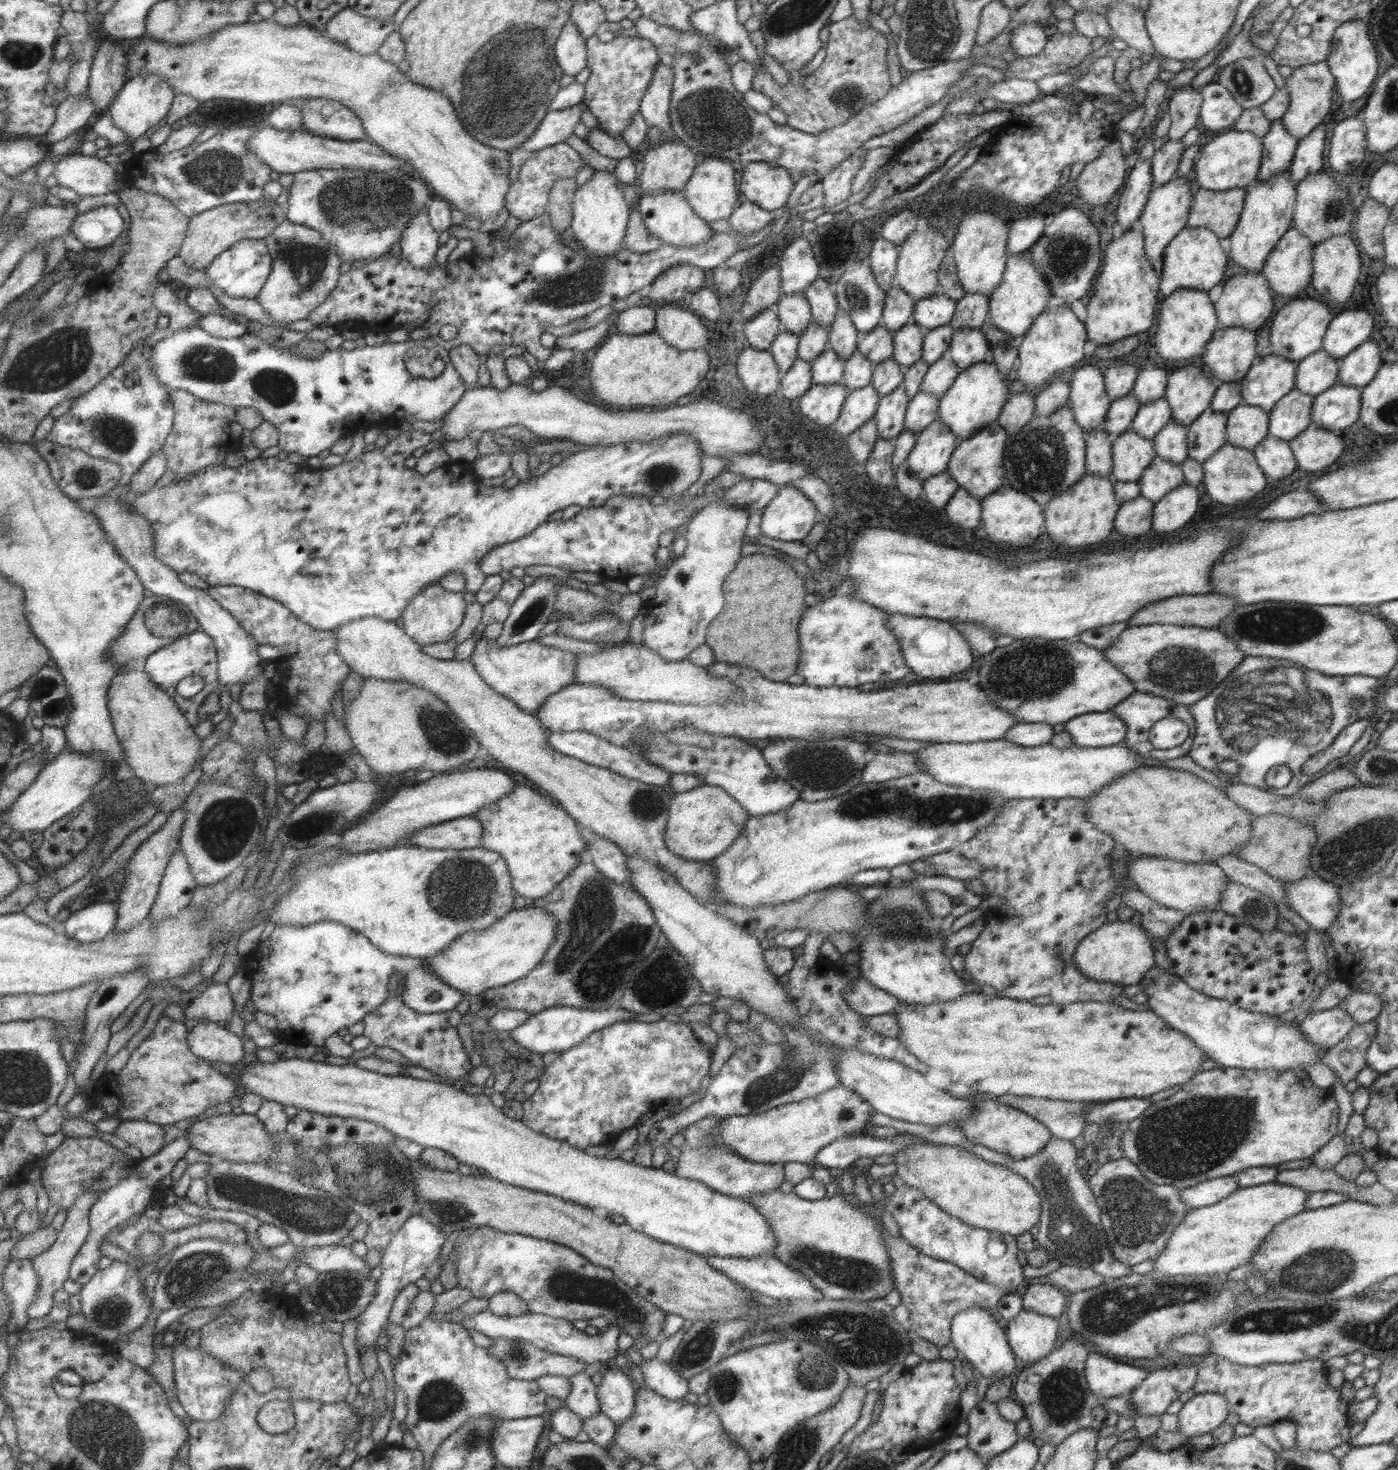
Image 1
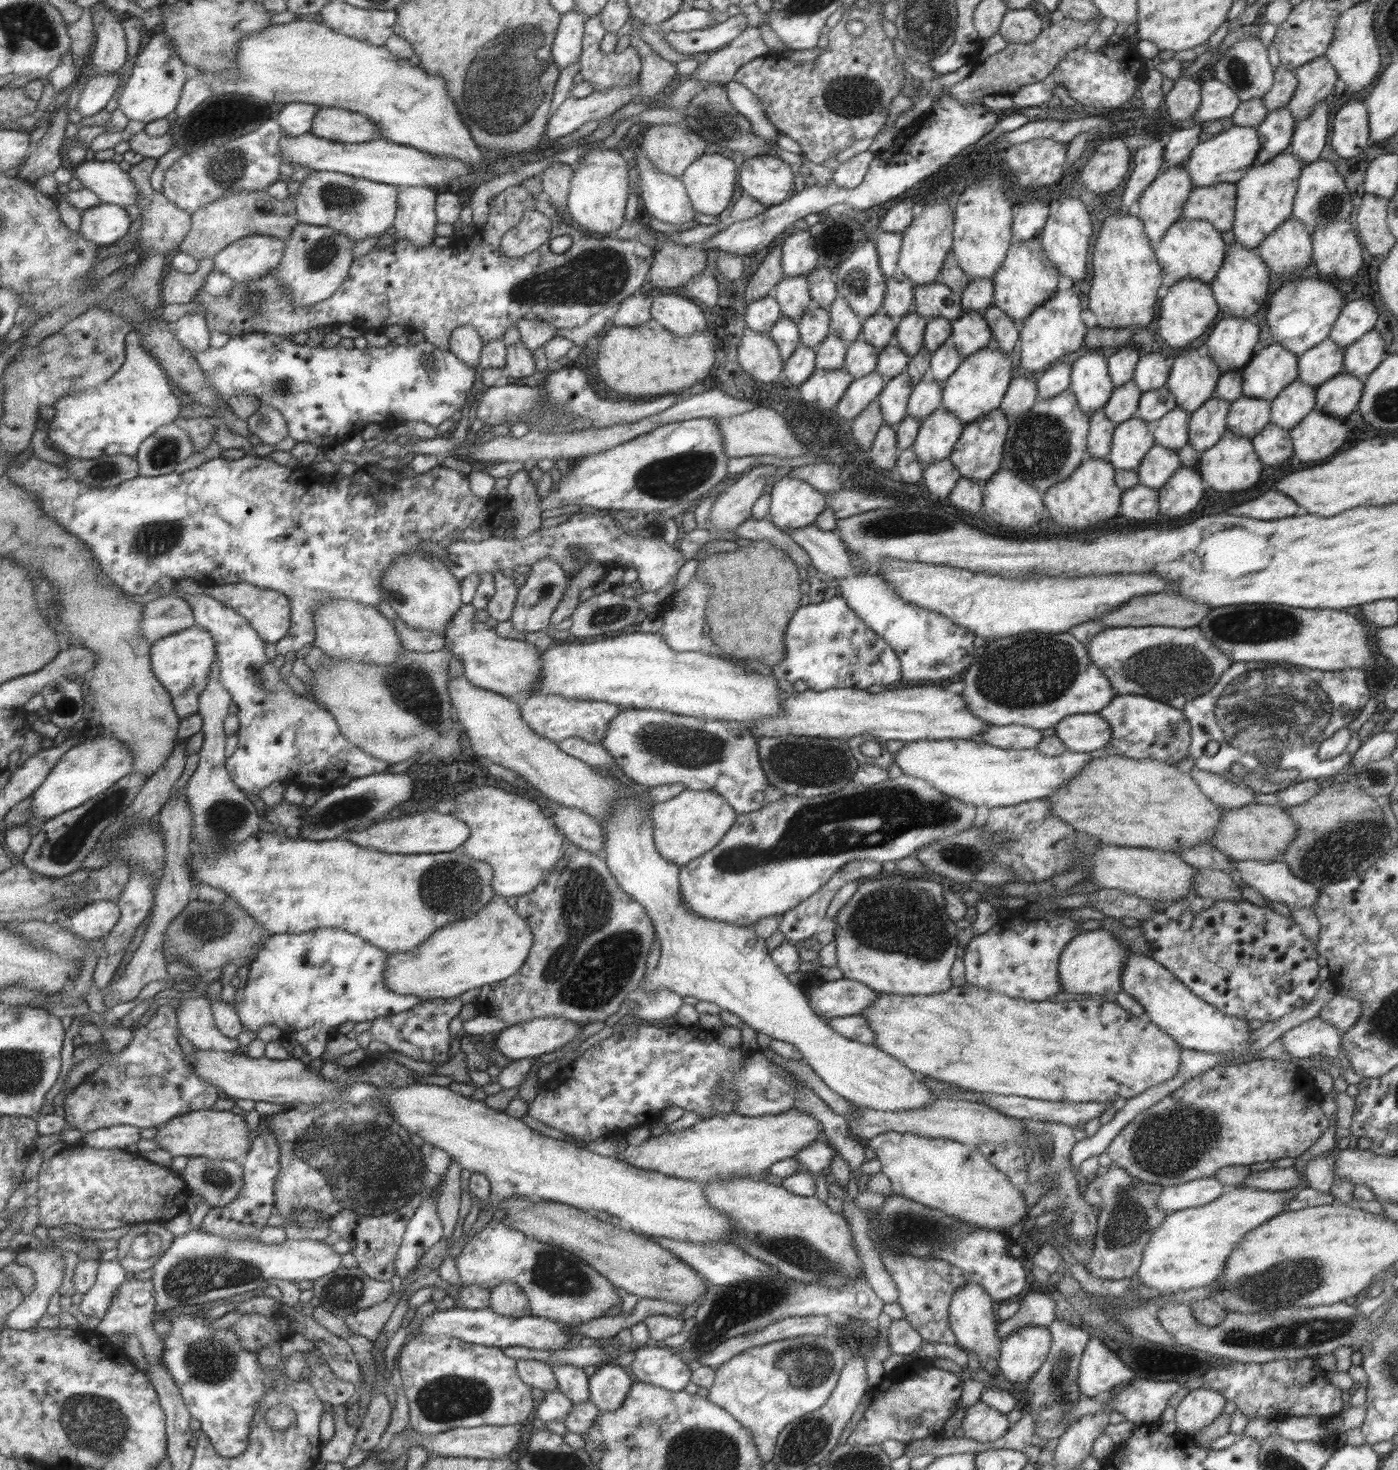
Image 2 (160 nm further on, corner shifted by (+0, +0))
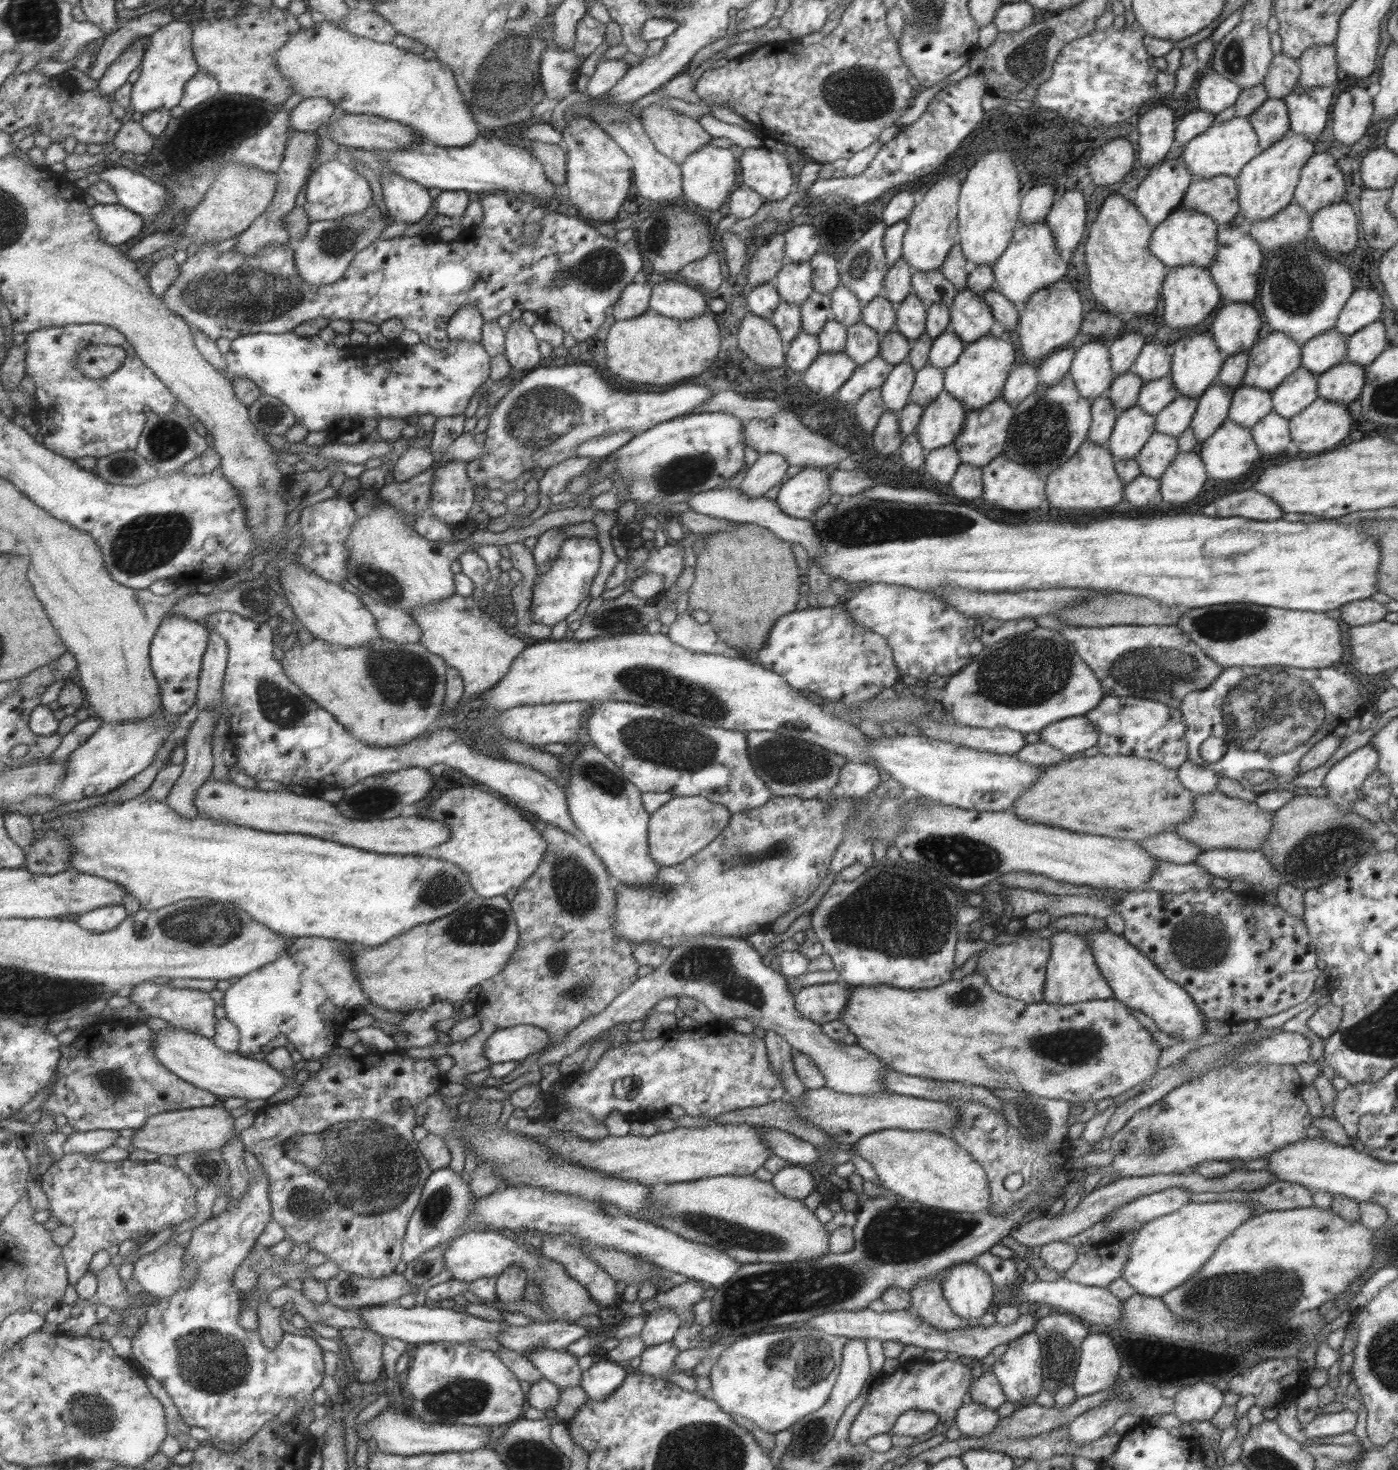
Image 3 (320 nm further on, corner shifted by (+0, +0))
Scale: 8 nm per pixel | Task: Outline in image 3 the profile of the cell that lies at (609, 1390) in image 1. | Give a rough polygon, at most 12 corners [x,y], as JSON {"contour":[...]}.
{"contour":[[607,1360],[580,1376],[589,1399],[603,1400],[616,1391],[625,1370]]}

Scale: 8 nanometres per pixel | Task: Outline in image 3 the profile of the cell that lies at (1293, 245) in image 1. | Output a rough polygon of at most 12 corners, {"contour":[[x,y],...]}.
{"contour":[[1291,202],[1247,233],[1271,252],[1303,243],[1310,214]]}

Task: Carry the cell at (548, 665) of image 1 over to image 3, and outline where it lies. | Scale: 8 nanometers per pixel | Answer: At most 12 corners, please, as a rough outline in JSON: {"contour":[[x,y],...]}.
{"contour":[[472,596],[416,606],[418,643],[464,682],[463,704],[508,671],[525,639]]}

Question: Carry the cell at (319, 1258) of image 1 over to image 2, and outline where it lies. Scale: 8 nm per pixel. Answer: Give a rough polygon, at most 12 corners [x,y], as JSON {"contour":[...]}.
{"contour":[[177,1235],[153,1266],[156,1318],[266,1279],[341,1267],[315,1240]]}

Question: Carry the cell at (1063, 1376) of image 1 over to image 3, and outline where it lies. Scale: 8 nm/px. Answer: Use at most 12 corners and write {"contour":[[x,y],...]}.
{"contour":[[1065,1313],[1039,1315],[1042,1387],[1072,1383],[1088,1330]]}

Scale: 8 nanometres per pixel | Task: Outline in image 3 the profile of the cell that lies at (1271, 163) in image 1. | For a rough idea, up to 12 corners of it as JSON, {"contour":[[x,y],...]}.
{"contour":[[1267,97],[1246,119],[1262,149],[1290,130],[1286,104]]}

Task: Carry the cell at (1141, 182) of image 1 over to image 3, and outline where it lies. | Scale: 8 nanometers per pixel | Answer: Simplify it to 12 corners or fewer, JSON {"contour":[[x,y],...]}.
{"contour":[[1161,105],[1138,118],[1143,168],[1157,166],[1174,141],[1173,110]]}

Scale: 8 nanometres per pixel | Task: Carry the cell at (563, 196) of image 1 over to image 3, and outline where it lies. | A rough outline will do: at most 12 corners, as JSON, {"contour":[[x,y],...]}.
{"contour":[[530,141],[546,177],[561,186],[566,154],[560,145]]}

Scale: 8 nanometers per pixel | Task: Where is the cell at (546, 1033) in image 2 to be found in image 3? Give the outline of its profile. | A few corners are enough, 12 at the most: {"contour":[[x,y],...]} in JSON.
{"contour":[[529,1024],[493,1032],[482,1055],[491,1063],[521,1061],[548,1043]]}

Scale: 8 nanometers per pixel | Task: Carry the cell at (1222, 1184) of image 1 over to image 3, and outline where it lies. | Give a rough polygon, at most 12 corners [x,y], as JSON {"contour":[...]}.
{"contour":[[1171,1187],[1143,1195],[1103,1217],[1109,1233],[1176,1212],[1192,1193]]}

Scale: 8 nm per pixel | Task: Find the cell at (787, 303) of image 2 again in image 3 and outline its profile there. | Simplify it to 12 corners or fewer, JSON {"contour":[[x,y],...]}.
{"contour":[[786,259],[775,274],[781,301],[797,306],[812,292],[808,262]]}

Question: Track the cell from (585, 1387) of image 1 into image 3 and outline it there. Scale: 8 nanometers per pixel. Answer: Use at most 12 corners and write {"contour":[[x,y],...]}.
{"contour":[[565,1351],[521,1354],[559,1389],[580,1384],[582,1371]]}

